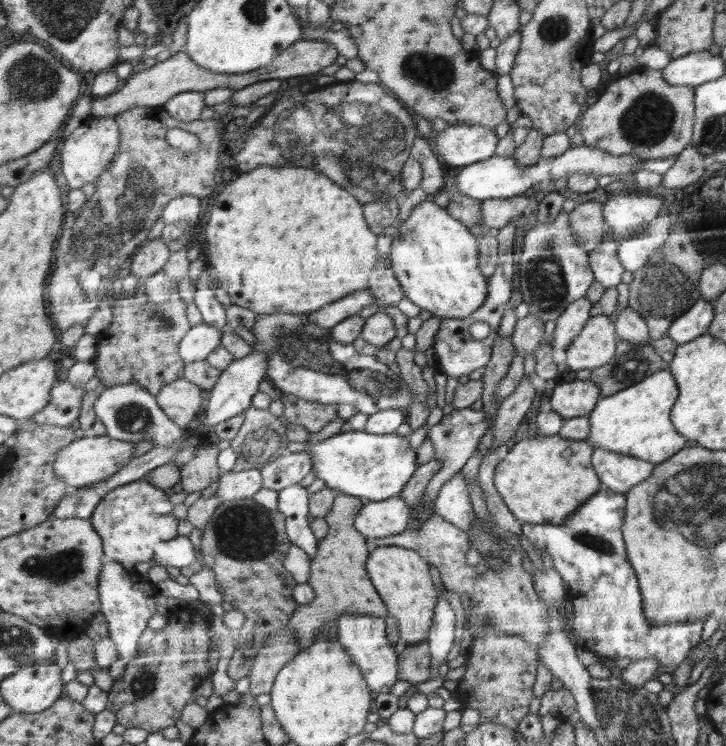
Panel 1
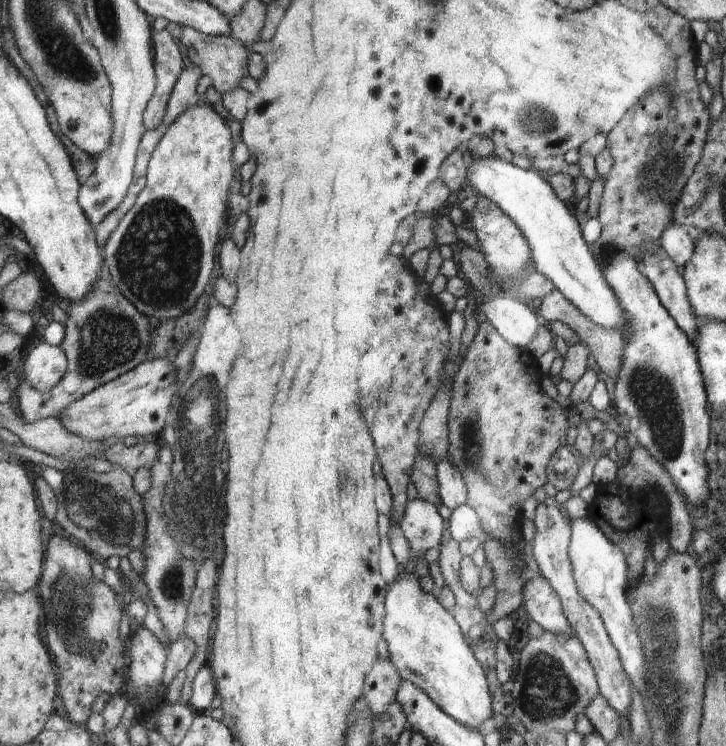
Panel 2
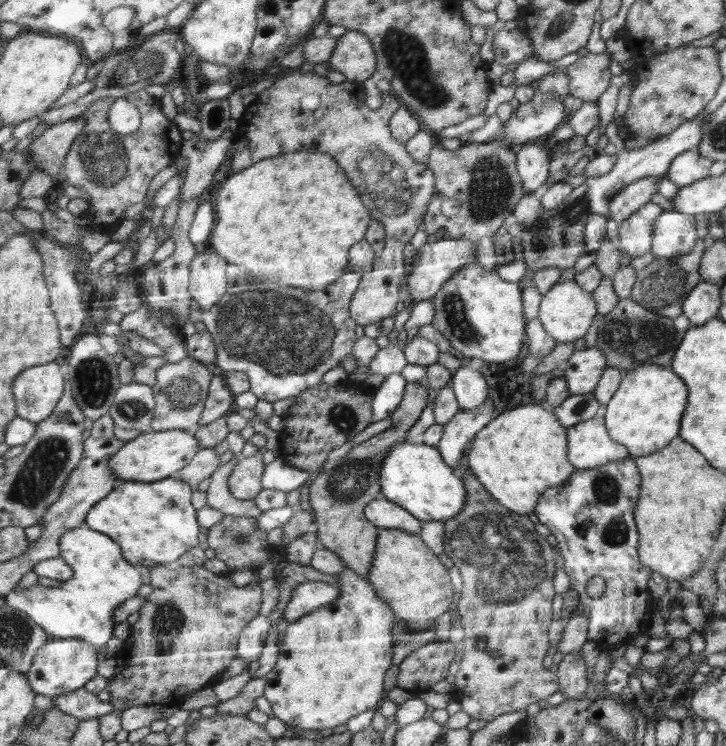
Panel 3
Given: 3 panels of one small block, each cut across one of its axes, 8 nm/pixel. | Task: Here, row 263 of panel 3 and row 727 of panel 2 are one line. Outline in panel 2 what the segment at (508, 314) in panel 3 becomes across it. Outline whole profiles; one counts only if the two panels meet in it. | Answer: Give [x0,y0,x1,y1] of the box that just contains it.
[384,574,492,730]

